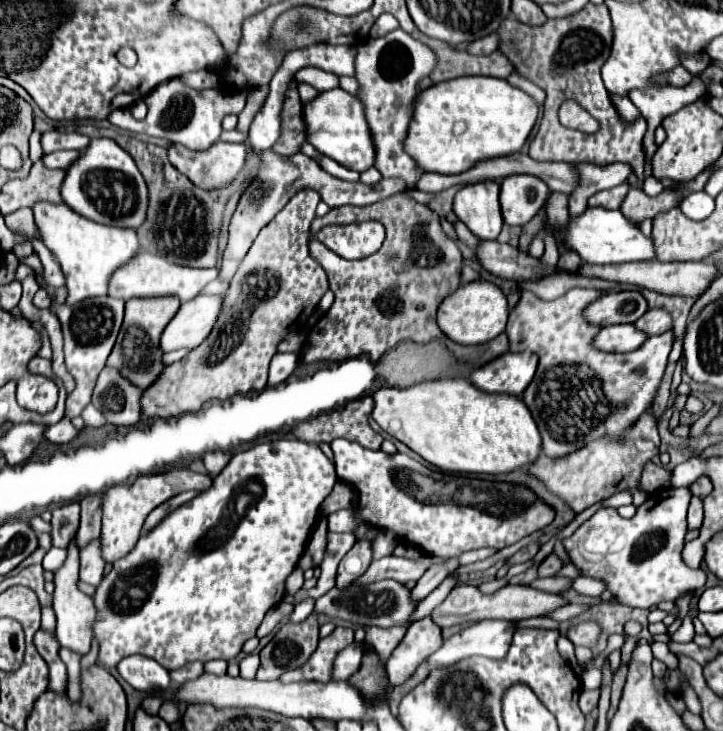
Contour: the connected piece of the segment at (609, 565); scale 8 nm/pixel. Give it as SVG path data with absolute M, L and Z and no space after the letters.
M690 486L658 490L658 496L654 494L638 506L638 512L630 520L624 520L616 508L600 508L570 538L564 540L566 552L582 570L582 576L604 580L620 604L652 608L664 600L676 602L684 592L698 590L706 584L706 572L700 568L694 570L682 560L690 498Z

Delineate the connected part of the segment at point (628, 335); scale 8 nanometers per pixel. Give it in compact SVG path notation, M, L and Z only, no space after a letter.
M634 324L606 326L594 338L594 346L604 352L630 352L640 348L648 340L646 332L638 332Z

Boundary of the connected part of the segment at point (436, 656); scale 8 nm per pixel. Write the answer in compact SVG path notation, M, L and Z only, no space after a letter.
M506 620L476 622L444 640L444 644L428 658L428 670L452 666L458 660L470 656L504 658L510 648L514 630L514 622Z

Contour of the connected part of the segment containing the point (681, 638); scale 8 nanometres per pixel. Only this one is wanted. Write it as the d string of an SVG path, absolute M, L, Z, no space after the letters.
M684 618L682 626L678 628L678 632L672 634L672 640L674 642L690 642L694 638L694 624L692 624L692 618Z

